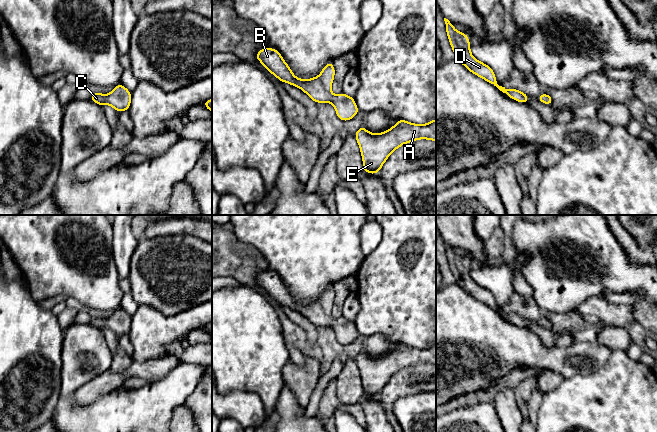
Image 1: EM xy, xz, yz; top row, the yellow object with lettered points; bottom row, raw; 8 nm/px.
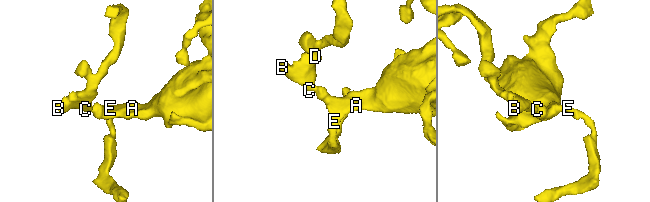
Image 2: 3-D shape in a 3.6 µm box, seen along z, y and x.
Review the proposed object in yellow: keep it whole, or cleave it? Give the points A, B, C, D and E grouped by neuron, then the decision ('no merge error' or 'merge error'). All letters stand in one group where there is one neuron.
groups A B C D E; no merge error

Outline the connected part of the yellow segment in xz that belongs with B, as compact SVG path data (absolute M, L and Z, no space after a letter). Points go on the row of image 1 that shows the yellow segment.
M262 47L262 50L255 54L255 57L280 81L300 88L316 103L331 102L340 120L350 120L359 112L353 97L349 97L344 93L337 95L331 93L335 74L333 62L326 64L319 76L302 80L294 76L277 49Z

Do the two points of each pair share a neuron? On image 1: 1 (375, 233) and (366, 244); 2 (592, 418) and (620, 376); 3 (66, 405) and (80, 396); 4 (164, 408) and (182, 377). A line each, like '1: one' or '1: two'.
1: one
2: one
3: two
4: one

